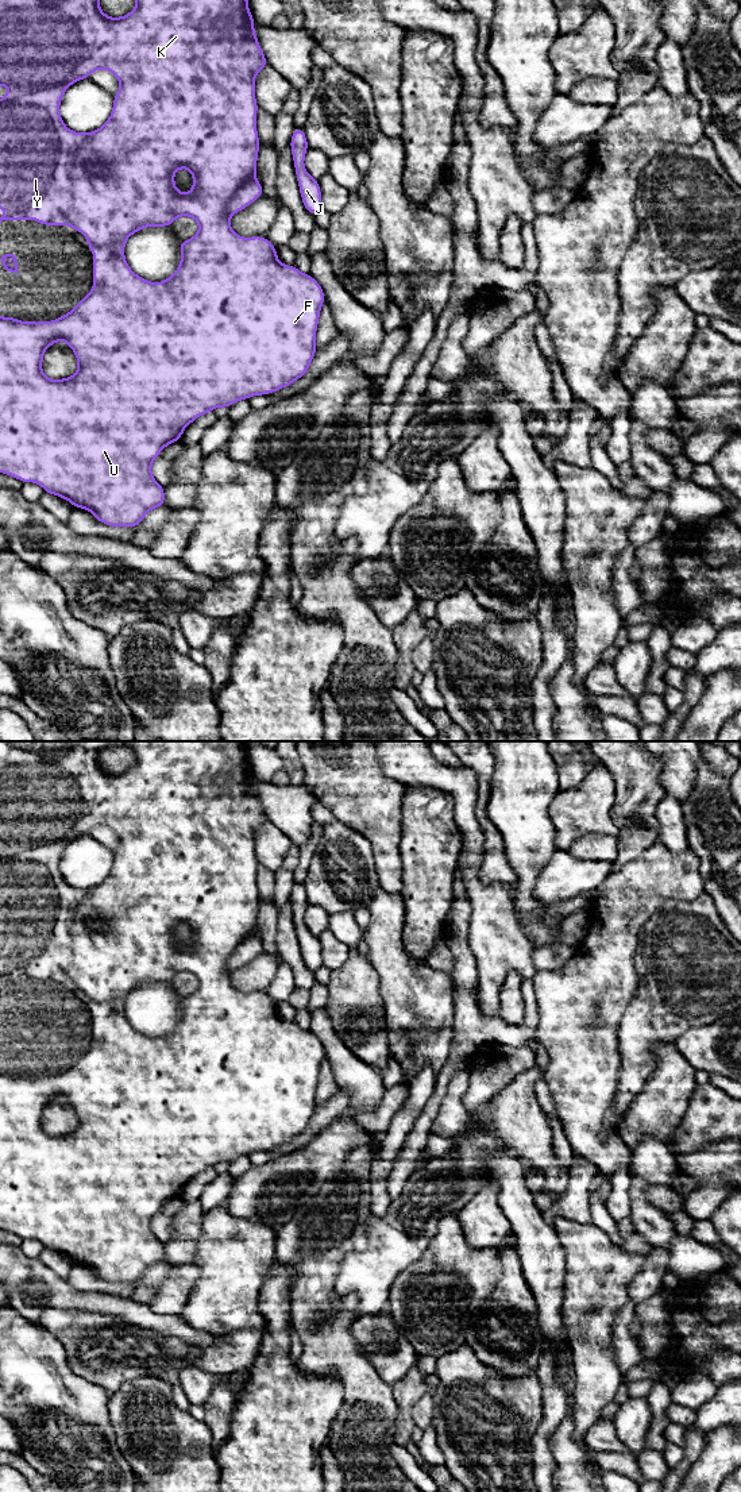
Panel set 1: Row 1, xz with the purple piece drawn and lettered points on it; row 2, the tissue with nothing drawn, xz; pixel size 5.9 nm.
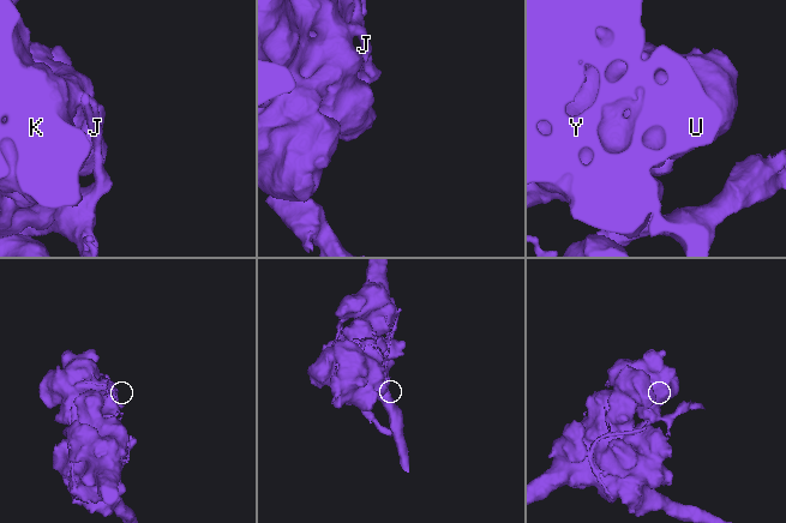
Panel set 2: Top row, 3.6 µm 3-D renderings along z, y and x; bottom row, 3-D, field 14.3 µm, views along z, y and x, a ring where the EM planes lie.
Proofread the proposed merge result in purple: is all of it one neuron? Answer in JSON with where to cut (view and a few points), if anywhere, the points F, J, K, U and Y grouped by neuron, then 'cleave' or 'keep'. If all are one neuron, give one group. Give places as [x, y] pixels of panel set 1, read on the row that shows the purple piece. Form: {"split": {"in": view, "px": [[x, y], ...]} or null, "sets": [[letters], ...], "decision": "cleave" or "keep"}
{"split": {"in": "xz", "px": [[254, 176], [228, 201], [228, 216]]}, "sets": [["F", "K", "U", "Y"], ["J"]], "decision": "cleave"}

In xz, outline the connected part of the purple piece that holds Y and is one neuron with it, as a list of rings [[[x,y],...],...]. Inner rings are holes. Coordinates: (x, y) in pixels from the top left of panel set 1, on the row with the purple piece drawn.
[[[0,0],[0,85],[8,86],[8,93],[0,100],[0,207],[4,208],[0,223],[38,220],[40,225],[70,225],[88,239],[88,248],[93,251],[93,289],[65,316],[39,323],[0,316],[0,473],[23,483],[38,483],[45,493],[89,510],[97,521],[109,527],[135,528],[151,509],[165,506],[165,487],[154,479],[151,464],[166,446],[181,440],[185,428],[197,417],[217,406],[227,409],[240,400],[287,388],[306,374],[316,355],[316,331],[325,302],[323,288],[294,265],[281,263],[277,248],[265,236],[242,238],[235,234],[227,215],[231,197],[255,177],[260,147],[255,77],[270,65],[258,42],[254,23],[248,0],[136,0],[136,7],[120,18],[105,15],[100,9],[100,0]],[[99,69],[109,70],[120,81],[111,116],[96,131],[72,131],[59,115],[63,93],[72,84],[89,78]],[[182,167],[193,177],[189,193],[175,188],[174,173]],[[181,216],[193,217],[200,230],[193,238],[181,240],[177,270],[162,282],[150,282],[135,274],[124,257],[127,239],[146,227],[171,227]],[[59,340],[74,351],[78,369],[69,378],[50,379],[42,371],[43,354]]]

